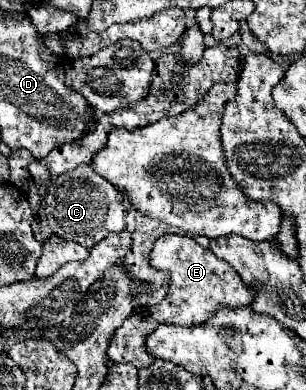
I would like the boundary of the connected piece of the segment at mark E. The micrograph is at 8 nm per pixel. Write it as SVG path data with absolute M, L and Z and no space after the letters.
M163 235L155 241L153 251L149 255L151 267L167 273L169 277L169 293L167 297L157 303L145 307L141 315L137 311L123 321L123 325L115 331L111 345L107 349L107 357L117 363L133 363L137 369L151 365L155 357L149 355L145 349L147 335L161 323L175 323L175 325L197 325L203 321L209 321L211 315L221 307L245 307L251 305L255 291L247 287L237 271L223 259L215 257L215 253L207 247L201 247L195 239L187 235Z

